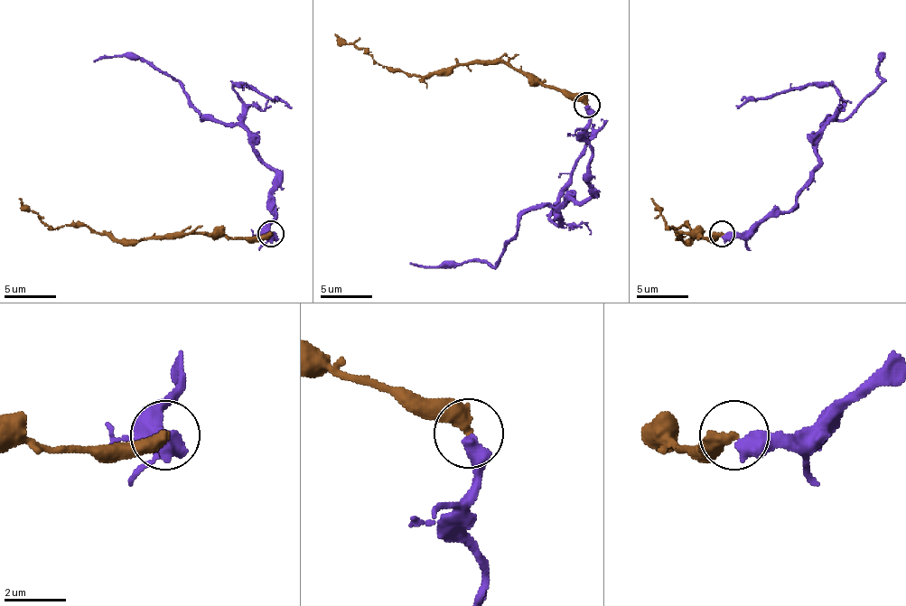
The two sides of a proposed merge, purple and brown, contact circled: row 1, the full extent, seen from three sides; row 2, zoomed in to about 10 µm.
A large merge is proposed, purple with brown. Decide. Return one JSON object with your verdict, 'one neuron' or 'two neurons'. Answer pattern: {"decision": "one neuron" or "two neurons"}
{"decision": "two neurons"}

